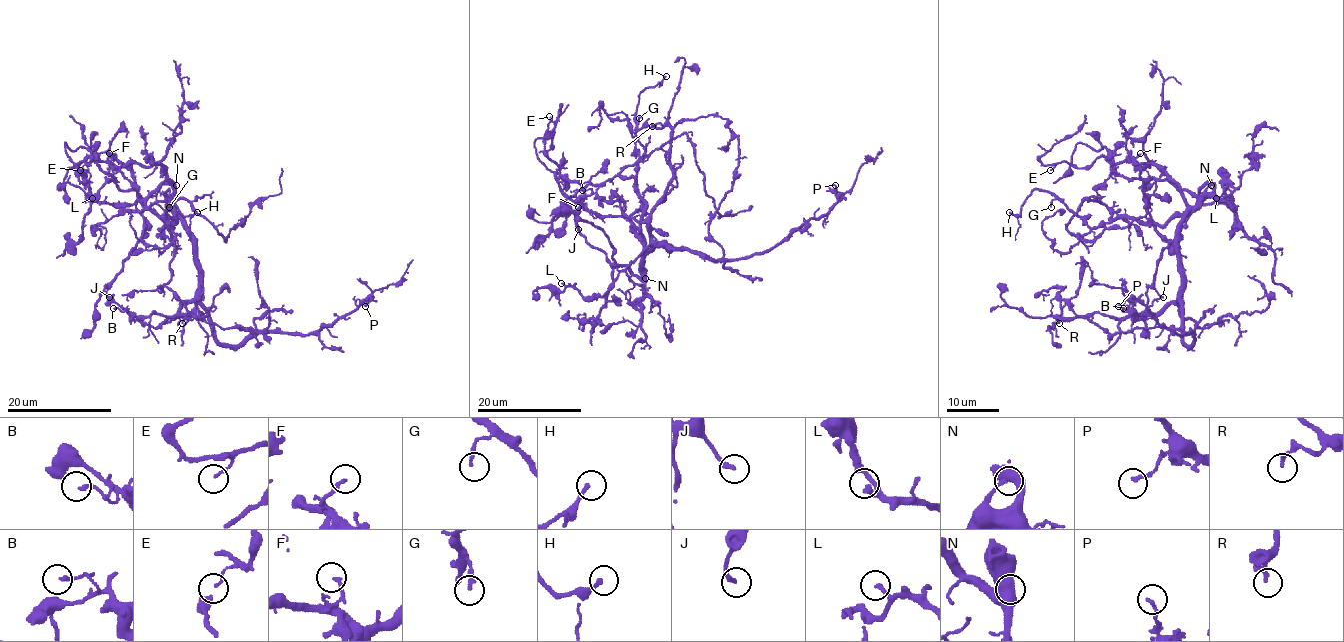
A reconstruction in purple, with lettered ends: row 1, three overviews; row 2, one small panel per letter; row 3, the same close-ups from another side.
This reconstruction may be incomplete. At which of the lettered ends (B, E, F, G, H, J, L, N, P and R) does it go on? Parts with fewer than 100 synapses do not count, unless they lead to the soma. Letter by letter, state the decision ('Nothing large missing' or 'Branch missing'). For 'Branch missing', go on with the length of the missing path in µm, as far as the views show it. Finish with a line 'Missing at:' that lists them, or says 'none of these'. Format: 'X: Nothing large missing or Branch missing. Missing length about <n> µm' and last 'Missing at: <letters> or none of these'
B: Nothing large missing
E: Nothing large missing
F: Nothing large missing
G: Nothing large missing
H: Nothing large missing
J: Nothing large missing
L: Nothing large missing
N: Branch missing. Missing length about 100 µm
P: Nothing large missing
R: Nothing large missing
Missing at: N

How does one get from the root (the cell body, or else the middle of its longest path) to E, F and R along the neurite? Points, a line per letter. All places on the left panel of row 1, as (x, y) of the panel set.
E: (193, 234), (160, 165), (115, 166), (87, 157), (75, 166), (84, 161), (80, 170)
F: (193, 234), (174, 207), (173, 182), (160, 165), (140, 166), (130, 162), (117, 166), (109, 153)
R: (193, 234), (199, 289), (181, 305), (180, 313), (197, 318), (203, 316), (186, 318), (182, 323)

